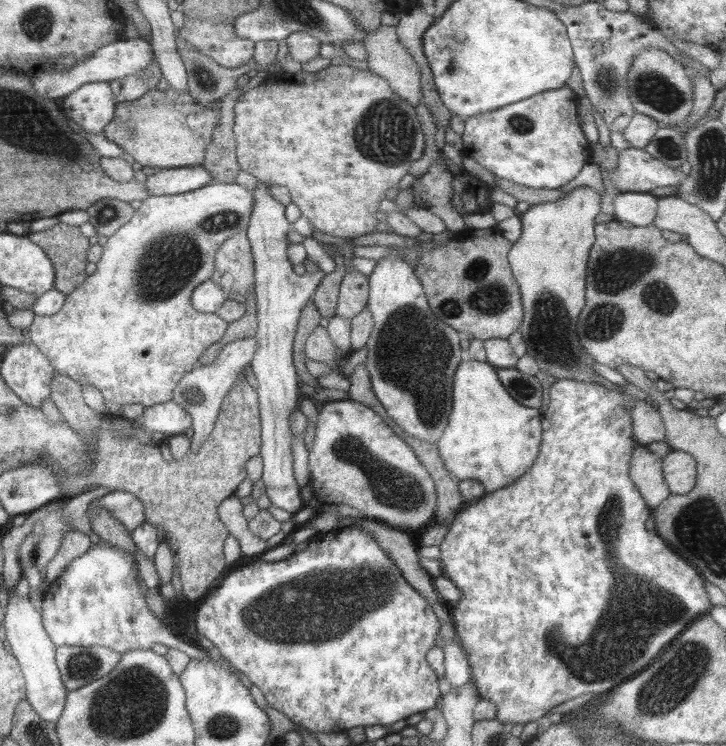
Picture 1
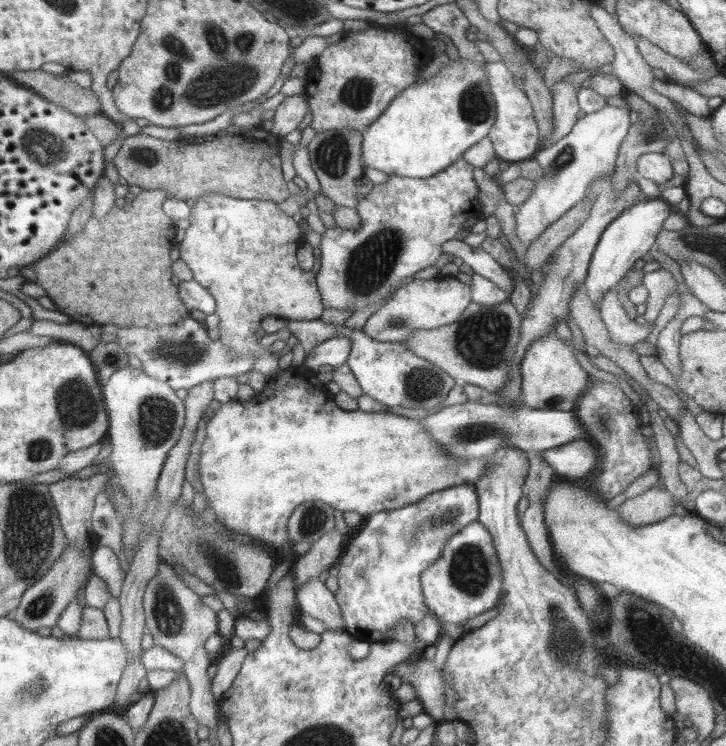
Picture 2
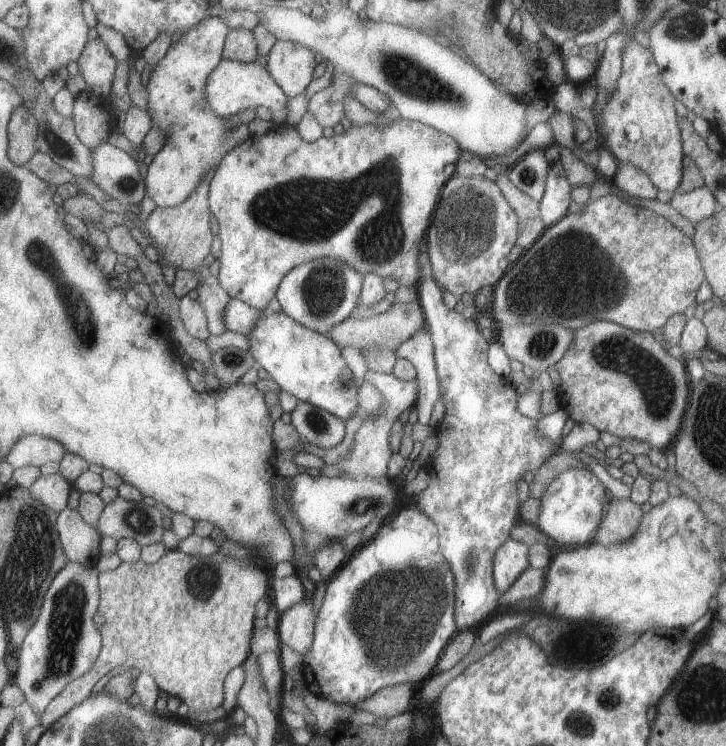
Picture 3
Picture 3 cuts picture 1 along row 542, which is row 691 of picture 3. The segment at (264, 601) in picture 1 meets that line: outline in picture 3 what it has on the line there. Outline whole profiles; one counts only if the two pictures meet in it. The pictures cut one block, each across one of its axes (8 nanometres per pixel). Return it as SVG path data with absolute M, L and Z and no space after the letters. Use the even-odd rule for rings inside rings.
M402 508L397 516L390 522L382 522L375 535L370 538L368 544L361 544L350 553L347 561L335 572L329 580L324 601L321 609L315 617L315 631L312 644L308 652L303 654L301 663L303 670L303 680L305 687L318 698L333 702L334 704L344 704L344 702L356 705L373 694L376 694L384 687L391 687L400 683L422 682L426 680L434 666L438 664L439 657L449 643L449 640L459 630L455 621L455 576L452 569L441 554L441 548L437 545L437 534L434 529L434 522L428 518L420 509Z

